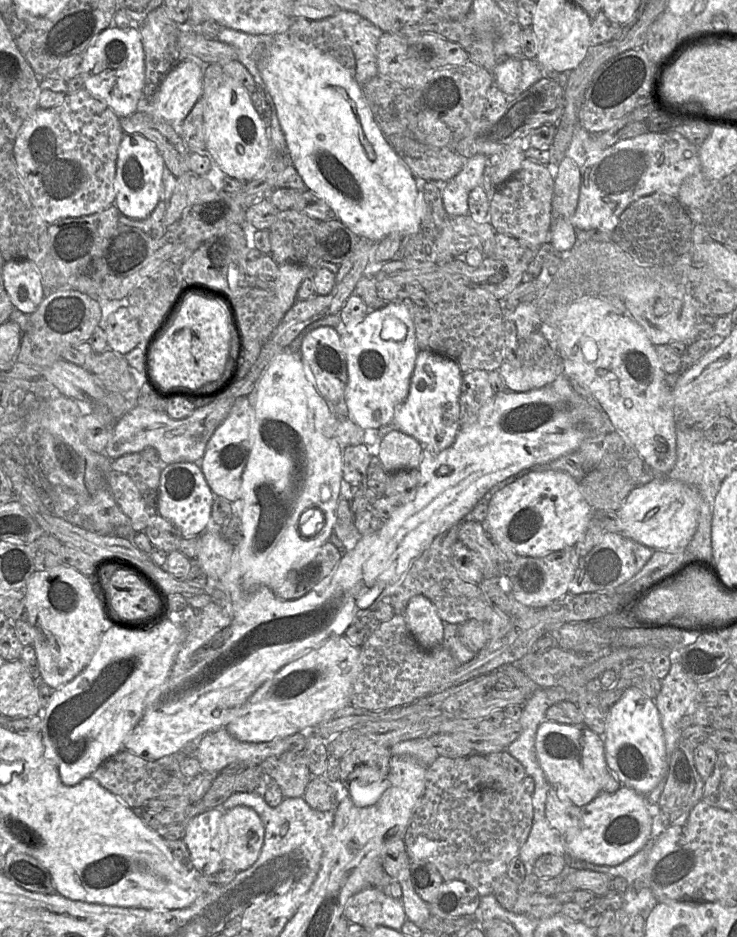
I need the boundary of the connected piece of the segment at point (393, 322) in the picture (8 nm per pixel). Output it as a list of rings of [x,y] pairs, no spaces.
[[[402,302],[386,303],[378,310],[369,311],[358,324],[342,325],[341,342],[348,371],[343,401],[350,418],[363,430],[391,424],[396,409],[408,395],[419,351],[408,307]]]

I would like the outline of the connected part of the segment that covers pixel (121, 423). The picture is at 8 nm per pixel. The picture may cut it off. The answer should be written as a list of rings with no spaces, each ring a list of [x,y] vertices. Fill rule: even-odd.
[[[228,390],[207,405],[196,408],[189,417],[180,420],[171,418],[166,412],[137,405],[115,422],[104,454],[114,460],[127,454],[141,453],[147,447],[153,447],[159,452],[165,464],[198,463],[203,458],[211,436],[230,413],[234,401]]]

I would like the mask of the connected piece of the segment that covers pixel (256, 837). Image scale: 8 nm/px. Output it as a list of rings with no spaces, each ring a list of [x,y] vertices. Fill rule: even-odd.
[[[248,806],[224,810],[228,839],[223,852],[223,864],[231,864],[241,872],[258,859],[265,839],[265,828],[259,815]]]

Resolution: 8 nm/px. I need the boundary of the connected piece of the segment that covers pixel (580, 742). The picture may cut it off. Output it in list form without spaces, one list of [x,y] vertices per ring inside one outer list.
[[[545,719],[536,733],[535,751],[549,784],[575,806],[582,808],[601,793],[609,771],[604,743],[598,734],[585,725],[560,724]]]

